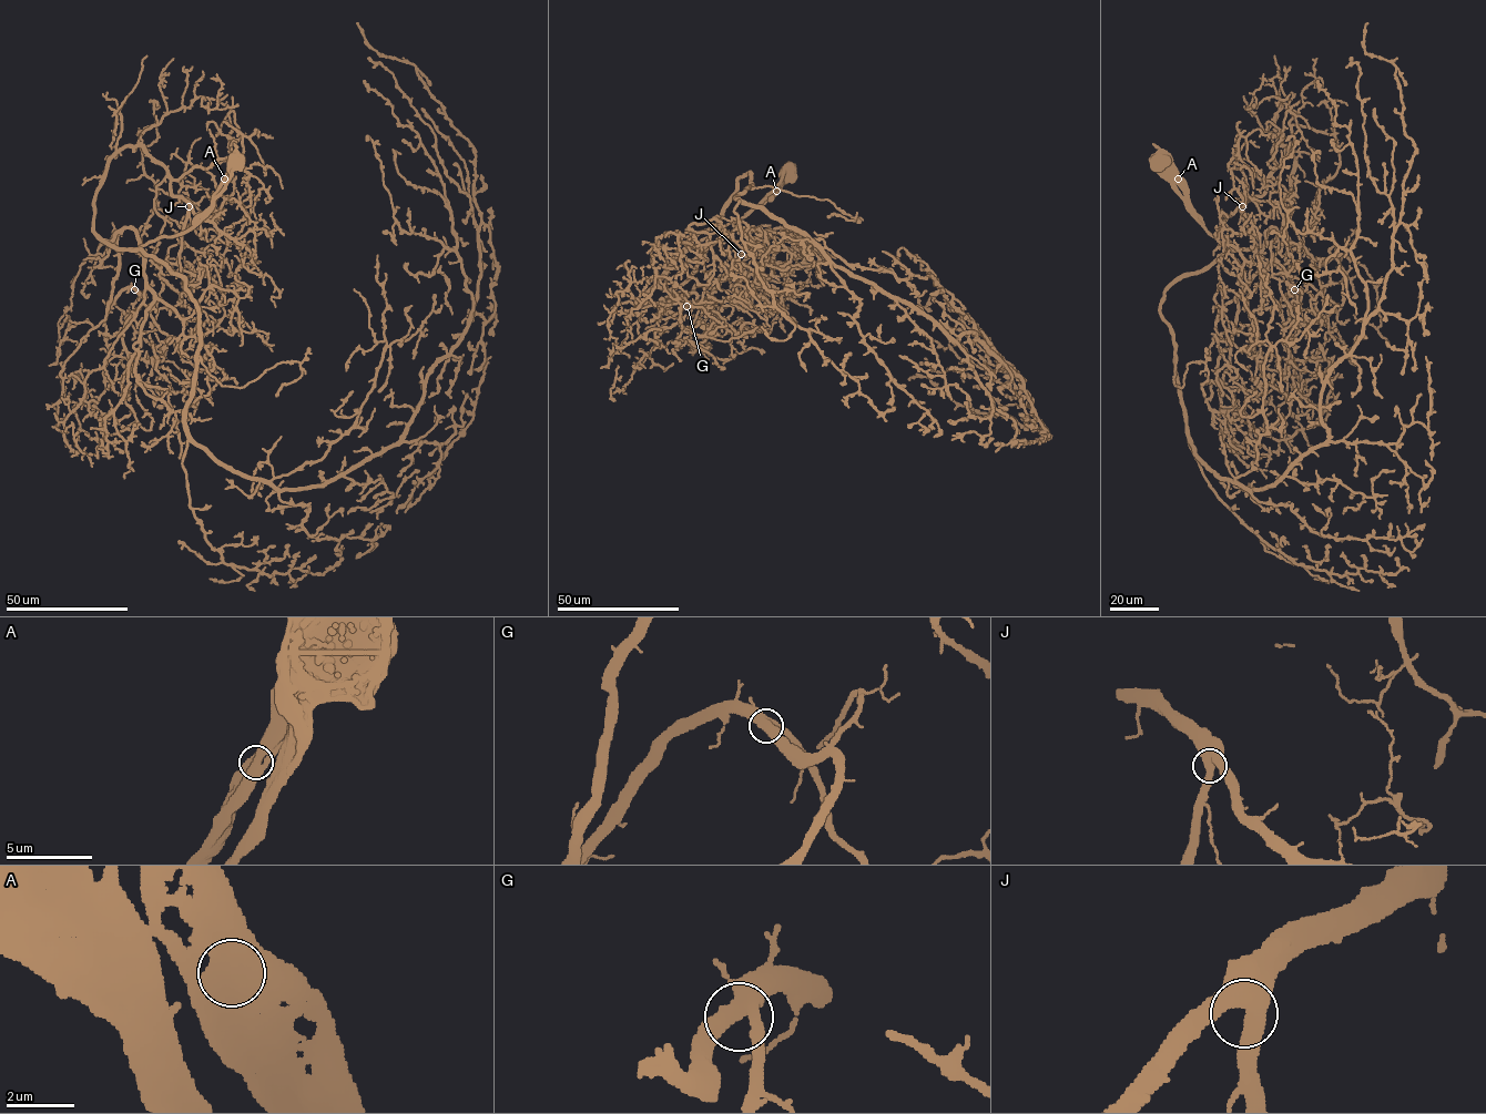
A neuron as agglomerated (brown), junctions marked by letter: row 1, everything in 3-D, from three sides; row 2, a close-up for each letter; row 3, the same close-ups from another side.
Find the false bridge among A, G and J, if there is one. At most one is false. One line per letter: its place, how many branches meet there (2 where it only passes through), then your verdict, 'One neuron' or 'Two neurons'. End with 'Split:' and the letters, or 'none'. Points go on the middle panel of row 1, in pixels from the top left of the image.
A: Place: (776, 191). Branches: 1. Two neurons
G: Place: (686, 306). Branches: 3. One neuron
J: Place: (741, 254). Branches: 2. One neuron
Split: A

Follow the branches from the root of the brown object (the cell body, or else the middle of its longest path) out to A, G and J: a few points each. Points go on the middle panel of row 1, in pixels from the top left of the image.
A: (787, 172), (776, 191)
G: (787, 172), (744, 216), (701, 239), (669, 269), (658, 284), (672, 294), (660, 307), (675, 313), (686, 306)
J: (787, 172), (744, 216), (691, 246), (645, 302), (663, 307), (696, 285), (715, 288), (741, 254)

